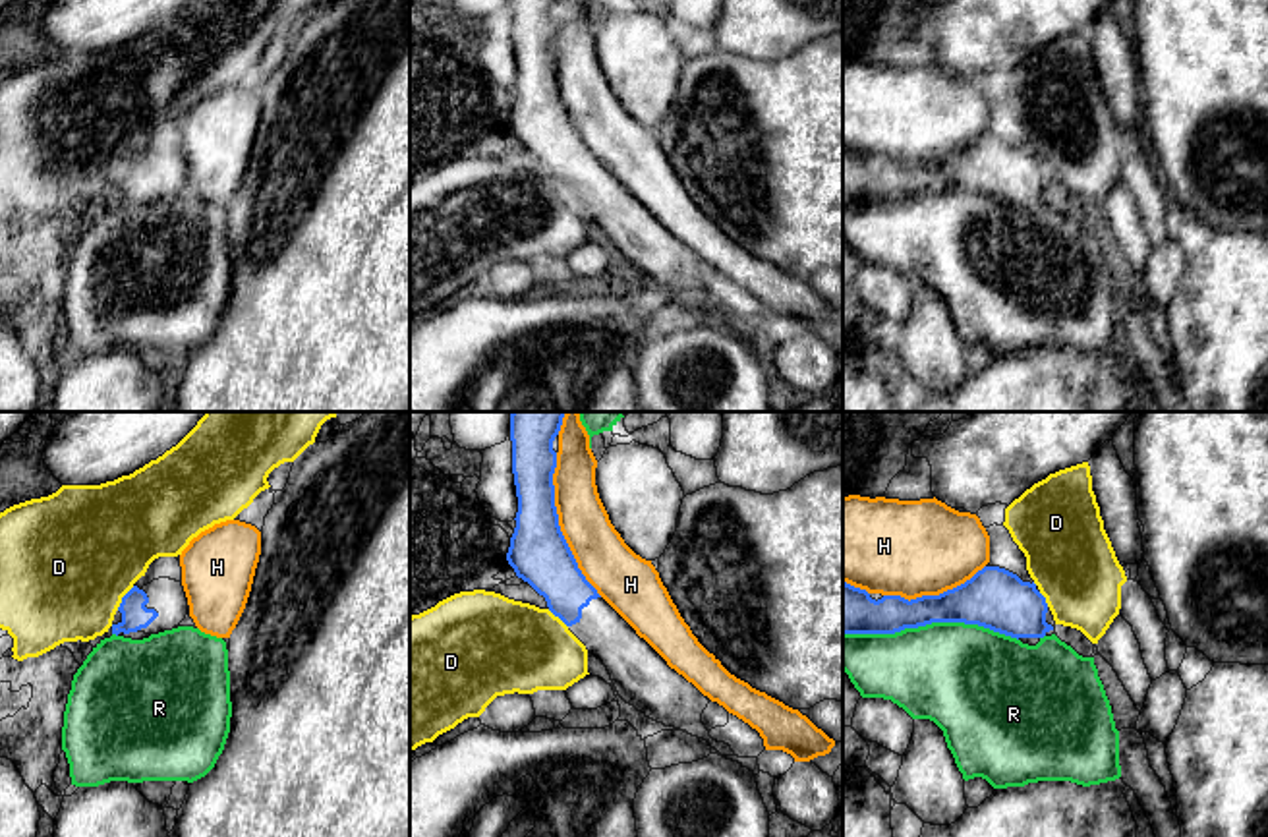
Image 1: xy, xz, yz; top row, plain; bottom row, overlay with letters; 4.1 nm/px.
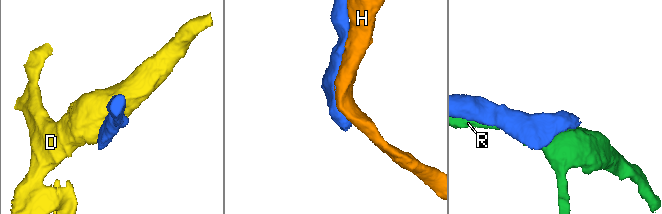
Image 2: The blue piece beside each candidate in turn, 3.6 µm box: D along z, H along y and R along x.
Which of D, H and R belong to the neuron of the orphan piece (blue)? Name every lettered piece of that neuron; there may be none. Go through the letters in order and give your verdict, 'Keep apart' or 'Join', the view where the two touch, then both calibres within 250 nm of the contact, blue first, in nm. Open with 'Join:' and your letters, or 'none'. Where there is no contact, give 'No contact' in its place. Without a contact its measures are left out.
Join: none
D: Keep apart. Touches blue in xy. Thickness 110 nm (blue) against 500 nm
H: Keep apart. Touches blue in xz. Thickness 240 nm (blue) against 220 nm
R: Keep apart. Touches blue in yz. Thickness 220 nm (blue) against 440 nm

